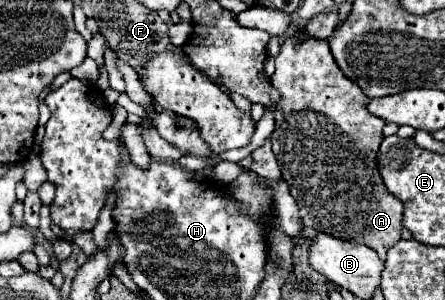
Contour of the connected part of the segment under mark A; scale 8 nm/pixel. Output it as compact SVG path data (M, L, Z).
M300 27L282 43L282 49L276 55L276 73L270 81L280 93L280 101L274 109L276 129L272 133L272 147L274 155L278 157L282 177L290 185L290 195L300 207L304 225L340 239L366 243L368 247L376 249L384 261L386 251L400 241L404 211L402 201L386 191L376 167L376 151L384 137L384 121L368 113L368 97L364 97L362 89L354 81L340 73L328 39L306 37L302 35Z

